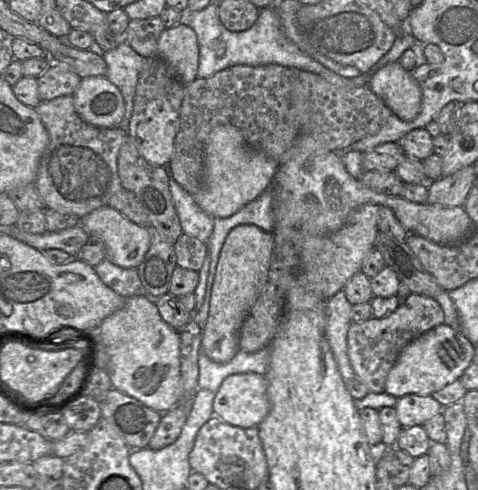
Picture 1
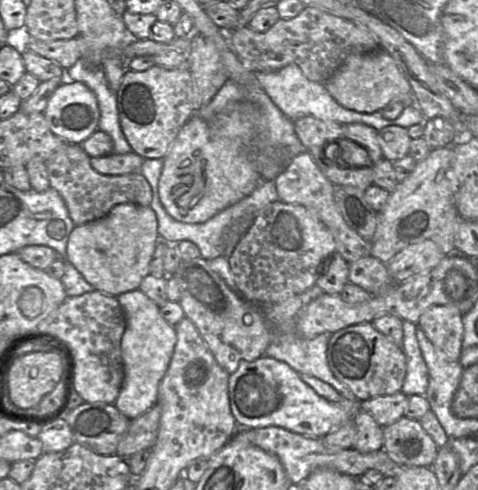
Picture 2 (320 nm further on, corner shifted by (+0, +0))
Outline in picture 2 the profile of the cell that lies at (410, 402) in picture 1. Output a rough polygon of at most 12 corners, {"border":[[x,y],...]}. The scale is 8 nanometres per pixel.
{"border":[[402,391],[359,402],[382,427],[404,417]]}

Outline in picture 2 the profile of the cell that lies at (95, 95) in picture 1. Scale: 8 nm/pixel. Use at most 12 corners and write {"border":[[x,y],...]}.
{"border":[[61,83],[43,113],[53,134],[81,145],[98,129],[95,94]]}

